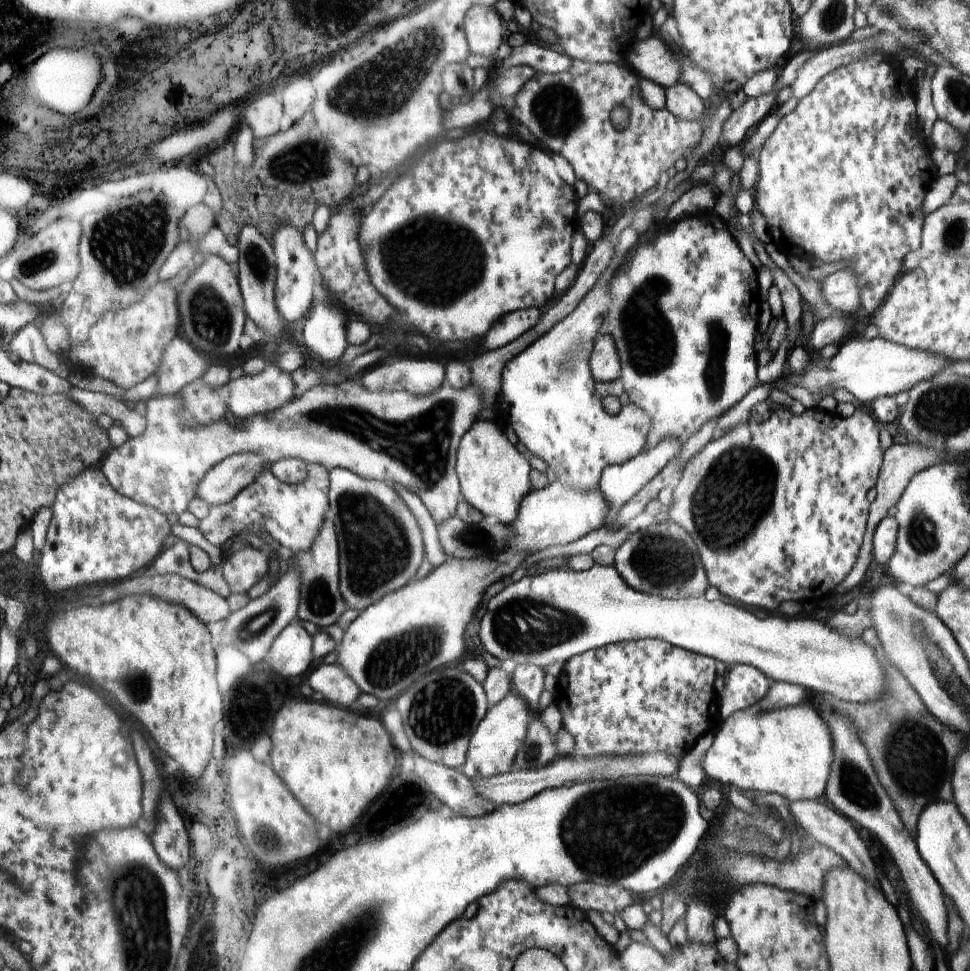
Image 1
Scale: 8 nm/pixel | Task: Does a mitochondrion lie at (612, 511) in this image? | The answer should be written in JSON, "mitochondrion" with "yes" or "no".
{"mitochondrion":"no"}

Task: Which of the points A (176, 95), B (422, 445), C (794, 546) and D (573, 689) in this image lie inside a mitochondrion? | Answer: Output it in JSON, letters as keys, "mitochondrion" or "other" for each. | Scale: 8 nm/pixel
{"A":"other","B":"mitochondrion","C":"other","D":"other"}

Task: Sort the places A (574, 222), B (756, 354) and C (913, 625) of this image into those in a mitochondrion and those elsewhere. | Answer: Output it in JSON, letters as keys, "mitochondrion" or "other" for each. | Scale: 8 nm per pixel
{"A":"other","B":"other","C":"mitochondrion"}

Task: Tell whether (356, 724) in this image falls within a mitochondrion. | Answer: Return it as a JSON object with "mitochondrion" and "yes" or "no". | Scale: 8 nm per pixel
{"mitochondrion":"no"}

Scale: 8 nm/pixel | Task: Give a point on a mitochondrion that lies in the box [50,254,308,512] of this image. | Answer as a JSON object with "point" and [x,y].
{"point":[210,315]}

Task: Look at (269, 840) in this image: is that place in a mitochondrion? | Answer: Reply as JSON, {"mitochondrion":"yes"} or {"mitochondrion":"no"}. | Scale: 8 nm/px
{"mitochondrion":"yes"}

